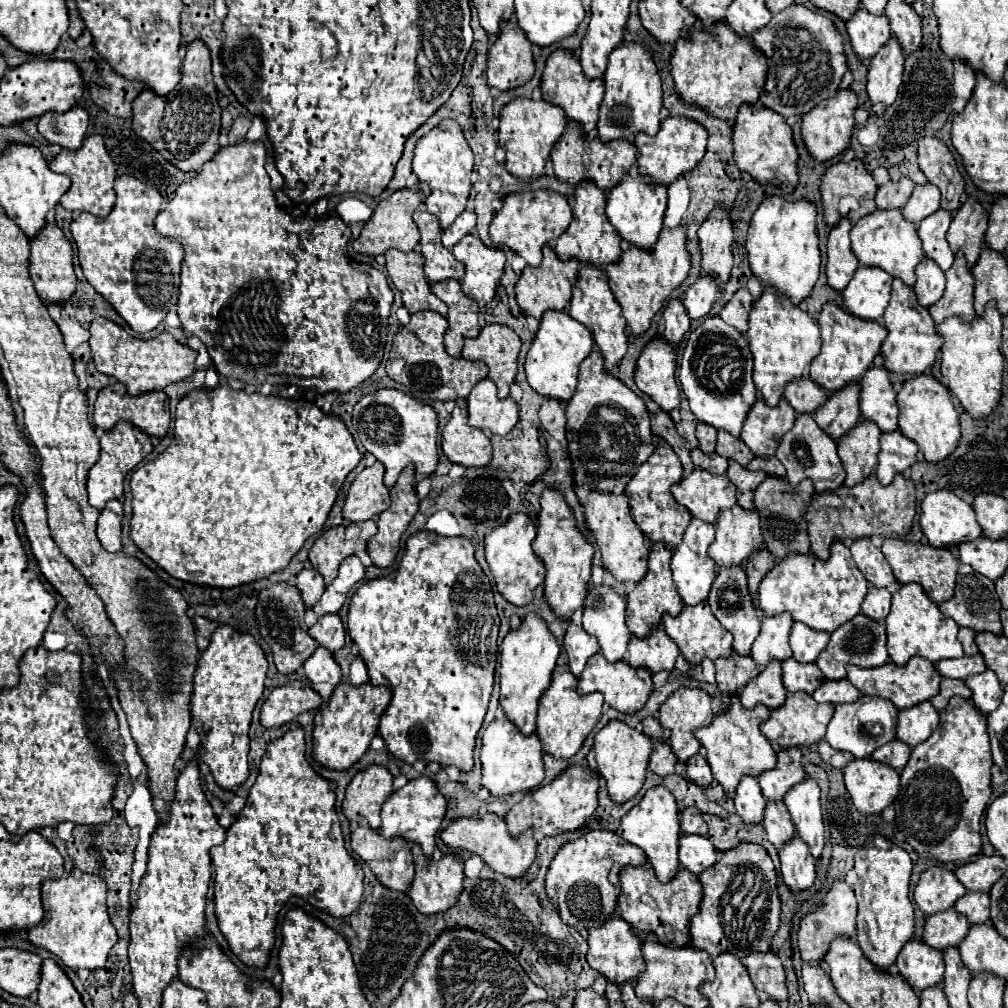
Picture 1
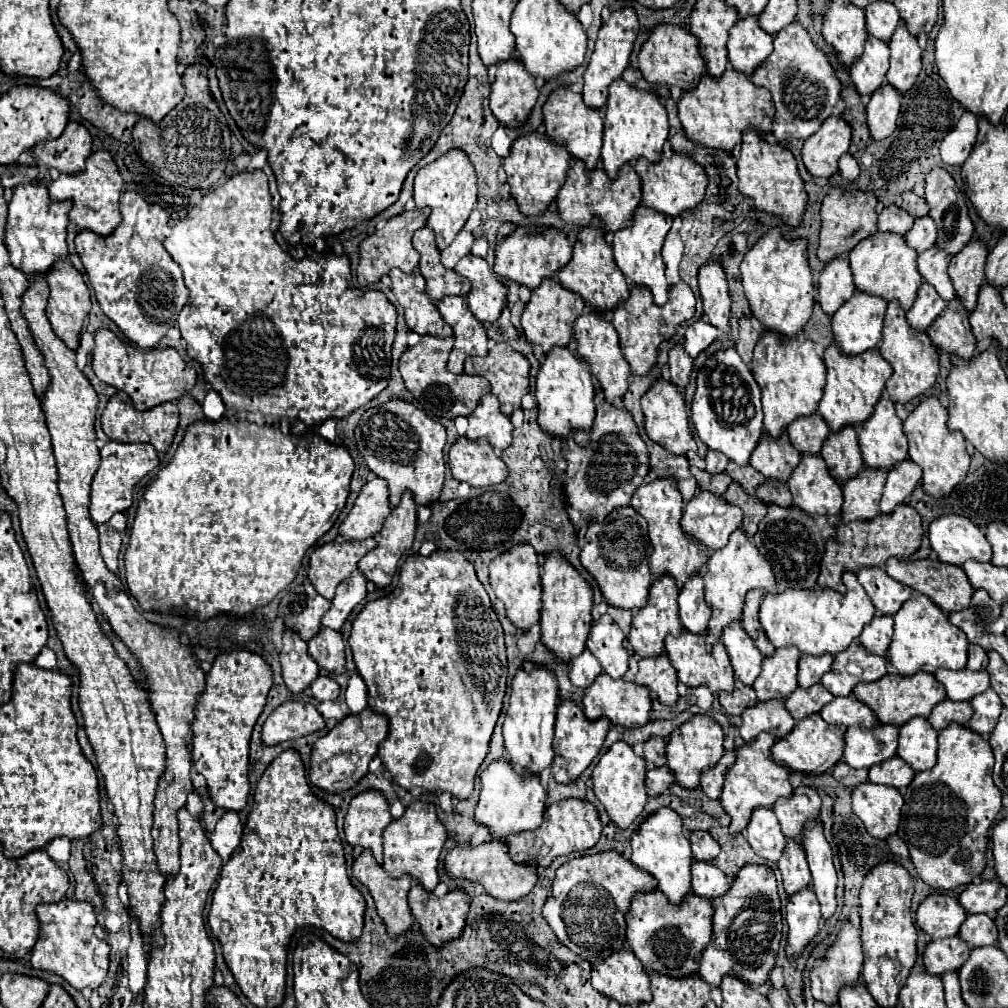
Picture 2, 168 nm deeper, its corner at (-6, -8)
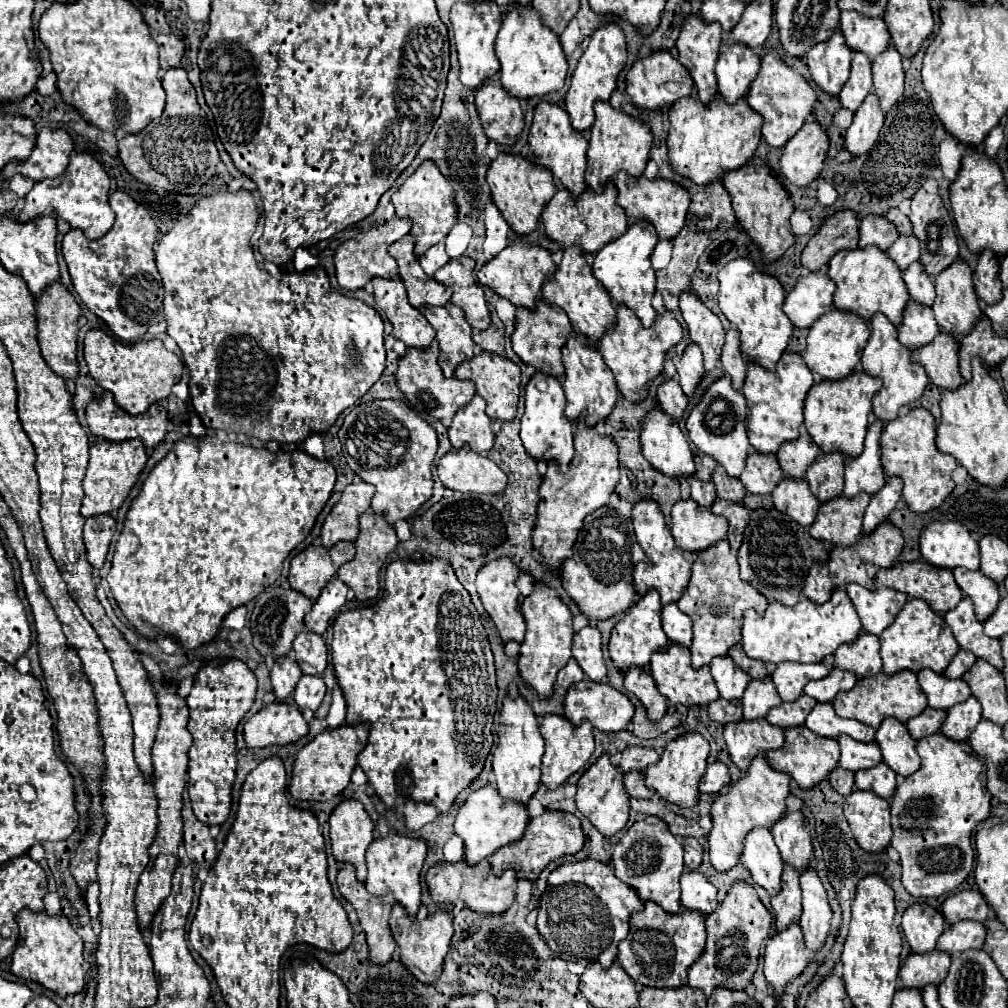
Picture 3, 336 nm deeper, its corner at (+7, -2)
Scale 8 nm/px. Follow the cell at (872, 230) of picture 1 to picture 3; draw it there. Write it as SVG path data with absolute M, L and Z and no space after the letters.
M877 246L841 250L831 258L827 274L837 284L835 308L859 314L865 320L869 320L875 312L883 312L895 326L901 324L901 314L909 300L909 292L901 280L901 270L897 270L897 264L893 264L885 250Z

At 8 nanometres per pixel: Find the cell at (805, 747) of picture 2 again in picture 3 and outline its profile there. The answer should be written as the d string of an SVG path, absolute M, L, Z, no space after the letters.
M795 726L795 728L787 728L785 730L785 744L777 750L769 750L767 752L767 762L781 772L787 772L801 788L813 788L817 786L823 778L827 778L827 774L837 768L837 760L839 760L839 744L835 738L825 738L825 736L817 736L815 732L811 732L807 726Z

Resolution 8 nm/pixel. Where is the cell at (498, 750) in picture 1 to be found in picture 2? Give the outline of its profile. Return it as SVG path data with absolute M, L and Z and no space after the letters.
M498 760L488 766L480 776L480 800L474 812L474 820L480 826L486 826L494 840L506 842L506 838L514 832L536 830L542 824L542 816L546 810L546 792L540 786L538 776L518 776L508 760Z

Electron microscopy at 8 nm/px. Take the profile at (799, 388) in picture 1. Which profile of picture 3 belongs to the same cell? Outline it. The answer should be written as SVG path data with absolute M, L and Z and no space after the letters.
M801 432L799 438L783 442L777 450L777 458L783 468L783 476L803 478L805 468L809 464L813 464L817 454L821 454L821 448L817 448L817 444L809 436L809 432Z

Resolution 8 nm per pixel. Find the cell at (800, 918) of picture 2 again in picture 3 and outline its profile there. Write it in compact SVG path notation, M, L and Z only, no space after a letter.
M789 924L767 940L765 946L765 978L773 988L773 996L781 996L787 982L799 976L807 964L805 940L799 924Z

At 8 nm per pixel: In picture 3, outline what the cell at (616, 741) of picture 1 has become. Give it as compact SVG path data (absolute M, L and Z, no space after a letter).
M601 756L595 764L591 764L583 776L577 782L577 808L591 820L591 824L605 836L613 836L617 834L627 818L629 818L629 794L625 790L625 772L615 766L609 756Z

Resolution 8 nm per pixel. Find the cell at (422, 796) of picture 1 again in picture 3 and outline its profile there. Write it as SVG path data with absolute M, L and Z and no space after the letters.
M391 832L387 838L377 838L367 848L367 880L365 886L373 894L393 892L395 900L405 906L405 910L415 916L421 904L421 868L427 856L427 840L425 838L409 838L399 832Z

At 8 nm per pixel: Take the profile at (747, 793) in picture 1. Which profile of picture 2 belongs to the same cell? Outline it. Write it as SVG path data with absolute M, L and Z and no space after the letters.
M770 808L754 810L744 834L758 856L778 864L778 858L786 848L786 836L782 834L780 824Z

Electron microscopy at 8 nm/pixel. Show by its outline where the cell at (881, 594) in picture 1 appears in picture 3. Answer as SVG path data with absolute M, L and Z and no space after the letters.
M859 632L857 640L851 644L841 644L837 648L835 666L841 670L851 670L857 678L873 676L881 672L881 656L879 656L879 638L871 632Z

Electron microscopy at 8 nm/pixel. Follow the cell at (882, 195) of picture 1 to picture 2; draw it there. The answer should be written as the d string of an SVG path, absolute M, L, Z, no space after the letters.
M888 206L878 216L878 230L880 232L894 232L894 234L904 236L912 228L912 224L914 224L914 218L898 206Z

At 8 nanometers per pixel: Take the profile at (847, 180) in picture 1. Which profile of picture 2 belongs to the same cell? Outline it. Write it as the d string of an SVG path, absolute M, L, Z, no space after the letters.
M832 188L828 196L822 202L820 214L822 214L822 230L820 230L820 246L818 246L818 260L830 262L832 258L838 258L846 252L850 252L860 240L868 238L876 232L876 204L878 200L870 192L846 192L842 188Z

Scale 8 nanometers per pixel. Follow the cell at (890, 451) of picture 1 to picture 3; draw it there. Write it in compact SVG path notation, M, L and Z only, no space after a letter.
M889 476L885 486L871 496L871 502L863 516L863 534L869 534L877 524L889 518L889 512L895 508L897 500L901 498L903 480L899 476Z

